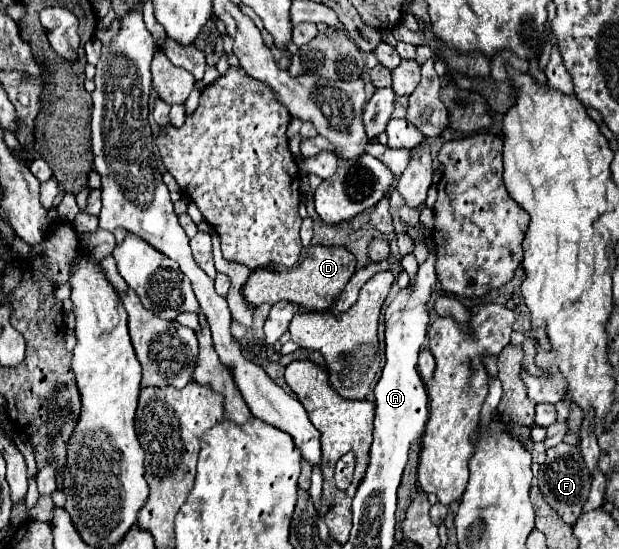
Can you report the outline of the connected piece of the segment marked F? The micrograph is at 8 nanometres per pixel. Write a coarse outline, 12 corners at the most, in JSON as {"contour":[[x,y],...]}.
{"contour":[[547,449],[539,487],[547,503],[575,525],[591,475],[579,449]]}

